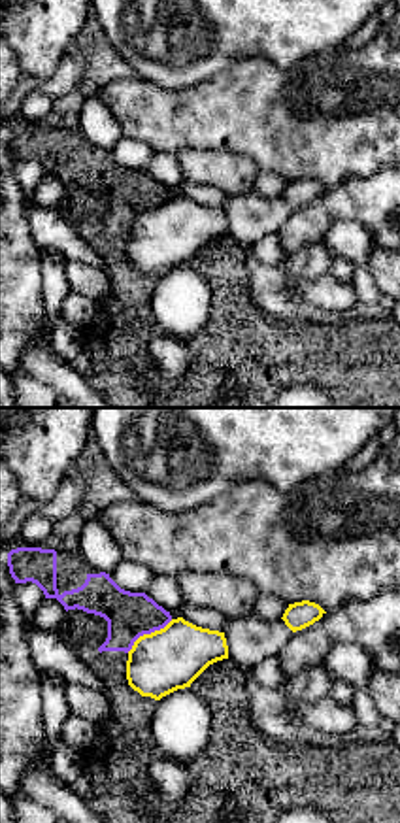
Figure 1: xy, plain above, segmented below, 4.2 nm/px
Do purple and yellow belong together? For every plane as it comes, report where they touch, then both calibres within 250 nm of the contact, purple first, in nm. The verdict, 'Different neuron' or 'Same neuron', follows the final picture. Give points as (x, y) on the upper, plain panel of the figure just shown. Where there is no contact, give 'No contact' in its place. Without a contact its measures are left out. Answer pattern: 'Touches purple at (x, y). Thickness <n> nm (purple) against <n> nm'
Touches purple at (148, 210). Thickness 200 nm (purple) against 260 nm

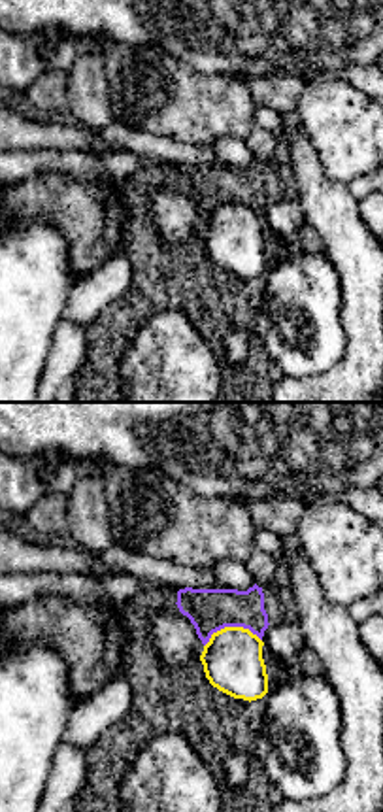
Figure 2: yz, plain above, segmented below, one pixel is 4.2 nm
Touches purple at (231, 202). Thickness 190 nm (purple) against 260 nm

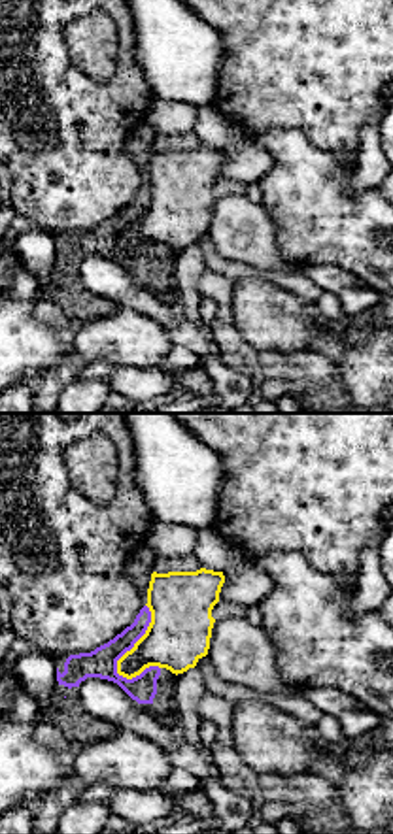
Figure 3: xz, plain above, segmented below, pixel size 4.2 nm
Touches purple at (135, 219). Thickness 130 nm (purple) against 260 nm

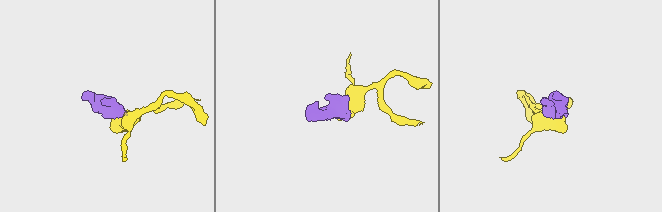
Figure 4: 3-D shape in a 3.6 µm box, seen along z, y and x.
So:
Different neuron

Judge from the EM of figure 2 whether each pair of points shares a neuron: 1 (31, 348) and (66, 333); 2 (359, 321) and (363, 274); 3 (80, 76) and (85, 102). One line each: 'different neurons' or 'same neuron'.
1: different neurons
2: same neuron
3: same neuron

